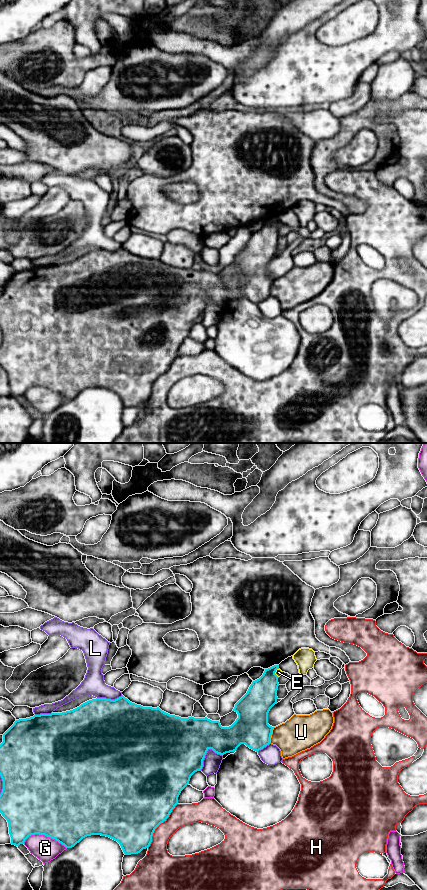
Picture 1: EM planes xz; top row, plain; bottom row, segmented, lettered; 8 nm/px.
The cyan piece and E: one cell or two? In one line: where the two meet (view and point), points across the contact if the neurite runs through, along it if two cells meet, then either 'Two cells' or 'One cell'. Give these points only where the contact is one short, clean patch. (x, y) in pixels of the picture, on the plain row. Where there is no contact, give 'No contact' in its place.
Touches cyan at xz (274, 225). Boundary: xz (277, 220), (275, 225), (278, 229). Two cells

